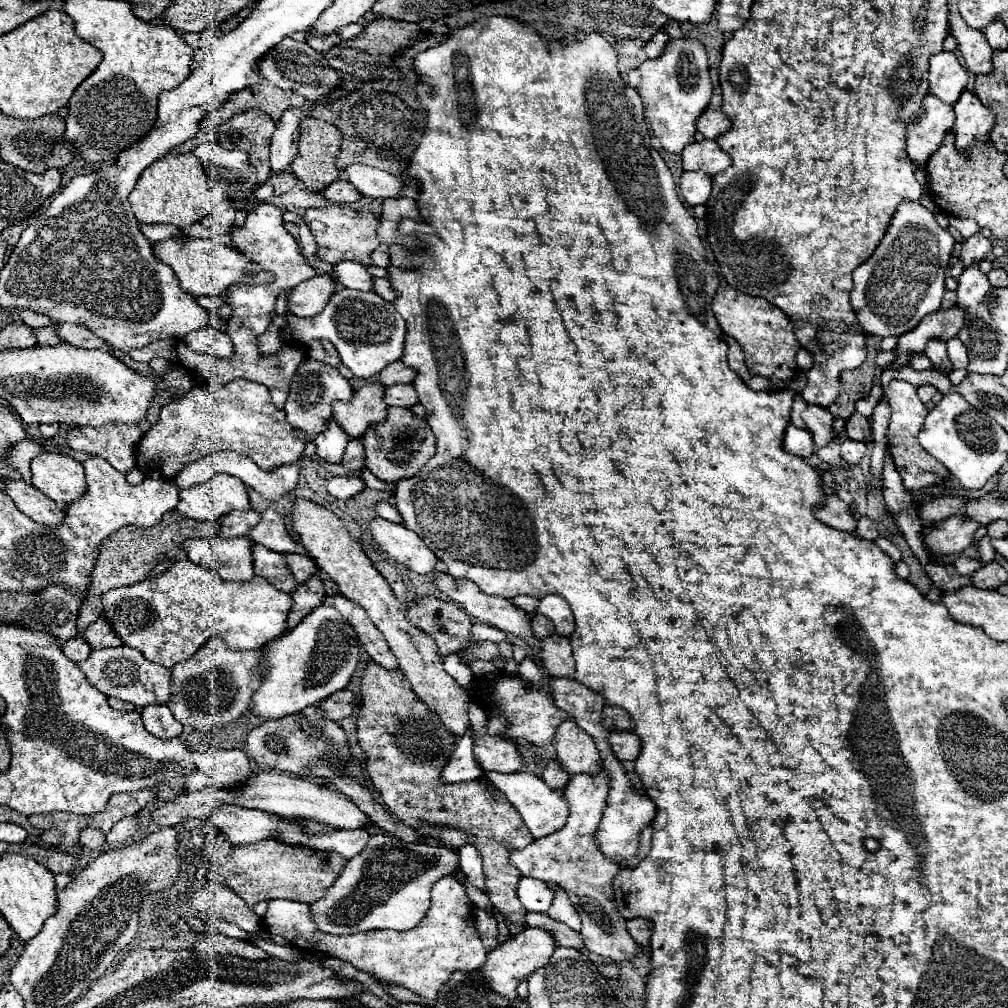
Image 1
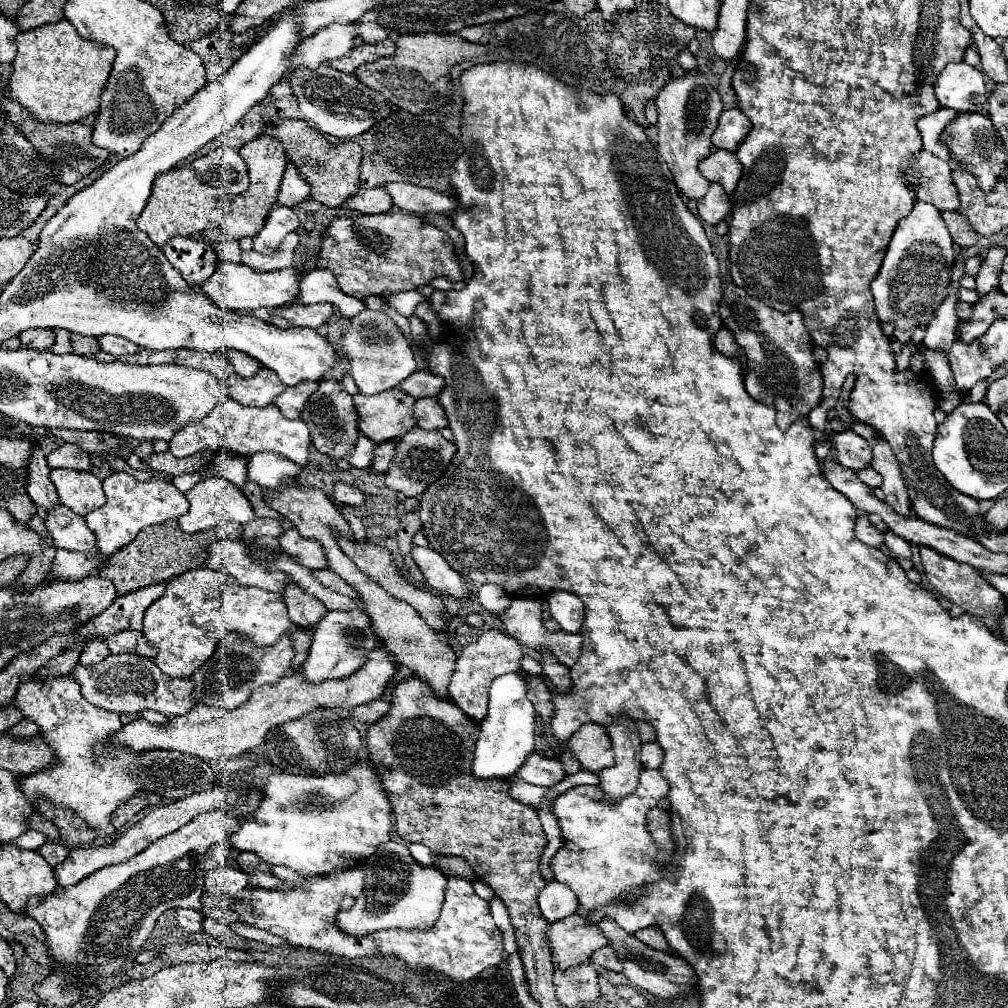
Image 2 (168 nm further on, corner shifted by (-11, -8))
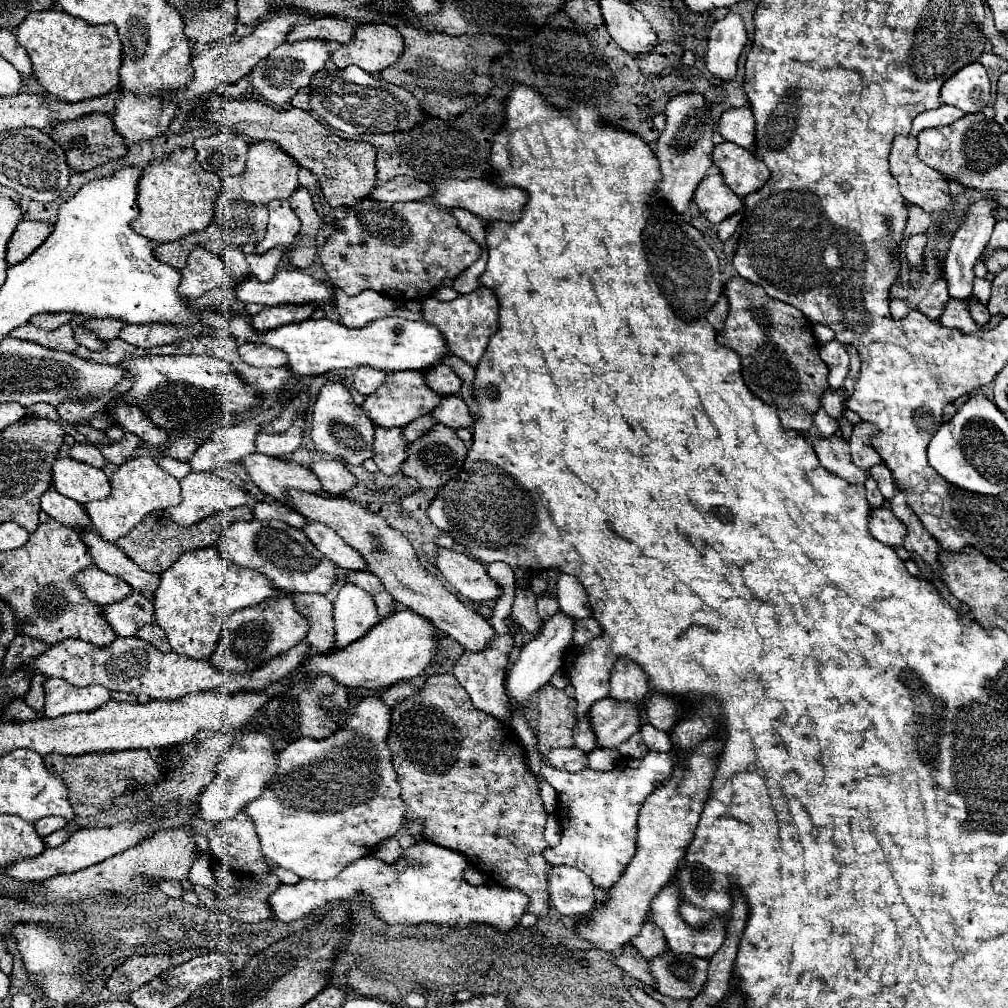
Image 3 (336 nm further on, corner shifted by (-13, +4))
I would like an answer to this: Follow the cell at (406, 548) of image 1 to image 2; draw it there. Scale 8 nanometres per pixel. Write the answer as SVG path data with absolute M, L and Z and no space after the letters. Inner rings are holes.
M413 546L411 554L413 554L413 560L417 562L417 566L421 568L427 584L433 590L437 590L443 596L453 596L459 600L471 598L473 592L469 588L469 584L465 582L465 578L459 572L455 572L439 552L435 552L431 548Z

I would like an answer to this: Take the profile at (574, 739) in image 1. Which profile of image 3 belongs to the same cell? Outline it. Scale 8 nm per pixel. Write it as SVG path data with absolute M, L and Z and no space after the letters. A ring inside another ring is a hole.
M611 698L593 704L587 718L599 748L619 748L631 734L639 732L641 728L639 708L633 704L621 704Z

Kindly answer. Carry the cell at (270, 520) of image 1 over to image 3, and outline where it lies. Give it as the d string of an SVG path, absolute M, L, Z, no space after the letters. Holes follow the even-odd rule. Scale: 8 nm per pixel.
M307 522L305 528L301 528L305 536L315 544L319 552L323 552L337 568L343 570L367 570L365 560L355 552L337 532L331 532L329 526L321 522Z

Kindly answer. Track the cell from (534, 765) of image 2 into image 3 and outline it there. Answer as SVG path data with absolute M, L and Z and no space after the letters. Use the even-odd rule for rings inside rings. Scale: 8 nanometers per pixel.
M557 748L553 752L547 752L545 756L541 756L541 760L557 770L563 772L579 772L585 768L585 752L577 750L577 748Z

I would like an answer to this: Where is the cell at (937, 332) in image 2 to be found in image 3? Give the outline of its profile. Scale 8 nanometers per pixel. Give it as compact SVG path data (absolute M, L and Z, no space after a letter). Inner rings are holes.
M979 200L979 202L971 204L965 220L961 222L959 230L955 232L955 236L951 240L949 252L945 256L945 272L943 272L943 278L949 284L949 298L951 300L967 300L973 292L973 280L975 280L973 264L981 258L981 254L983 254L983 250L991 238L991 232L995 226L993 208L995 208L995 204L989 200Z

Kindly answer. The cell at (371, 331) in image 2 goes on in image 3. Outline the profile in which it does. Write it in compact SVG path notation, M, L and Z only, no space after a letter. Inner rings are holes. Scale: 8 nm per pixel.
M369 366L357 368L357 370L355 370L353 386L355 386L363 396L367 396L367 394L371 394L371 392L375 392L375 390L379 388L381 380L385 380L387 374L389 374L389 372L381 372L381 370L369 368Z

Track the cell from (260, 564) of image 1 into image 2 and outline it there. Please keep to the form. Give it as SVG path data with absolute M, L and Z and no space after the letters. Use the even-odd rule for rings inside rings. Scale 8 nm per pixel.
M291 584L283 592L283 598L289 610L289 618L297 628L315 628L327 612L327 608L323 608L323 604L315 600L315 596L307 596L301 588Z

